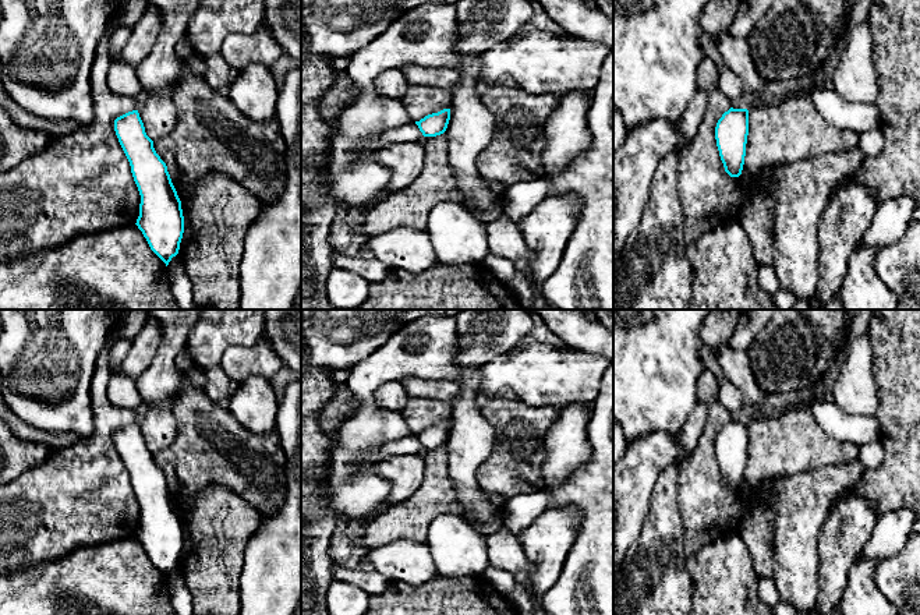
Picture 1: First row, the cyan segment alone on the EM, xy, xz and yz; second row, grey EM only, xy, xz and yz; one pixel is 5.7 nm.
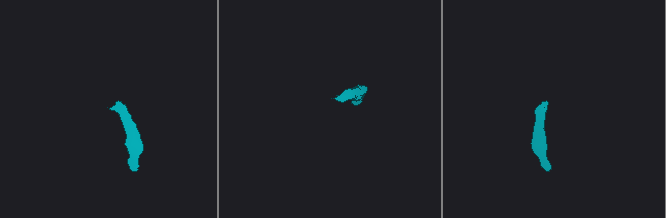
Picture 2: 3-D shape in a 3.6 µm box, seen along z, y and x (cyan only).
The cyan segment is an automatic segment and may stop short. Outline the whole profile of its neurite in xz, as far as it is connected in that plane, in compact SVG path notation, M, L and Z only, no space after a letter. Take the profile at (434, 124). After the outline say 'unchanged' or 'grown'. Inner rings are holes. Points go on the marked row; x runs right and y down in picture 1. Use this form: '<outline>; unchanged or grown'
M443 109L415 121L424 137L436 137L446 131L450 120L450 109Z; unchanged

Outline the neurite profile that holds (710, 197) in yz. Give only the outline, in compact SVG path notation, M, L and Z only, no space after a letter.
M707 56L697 70L697 86L708 92L708 107L698 130L679 151L679 199L687 244L718 226L740 222L750 195L742 174L730 177L719 156L715 127L732 100L719 91L716 64Z

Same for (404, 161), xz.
M421 141L394 142L379 149L374 159L390 170L390 180L385 190L371 202L361 208L348 211L353 219L358 219L362 213L369 212L378 202L390 194L408 187L421 173L424 167L425 148Z

